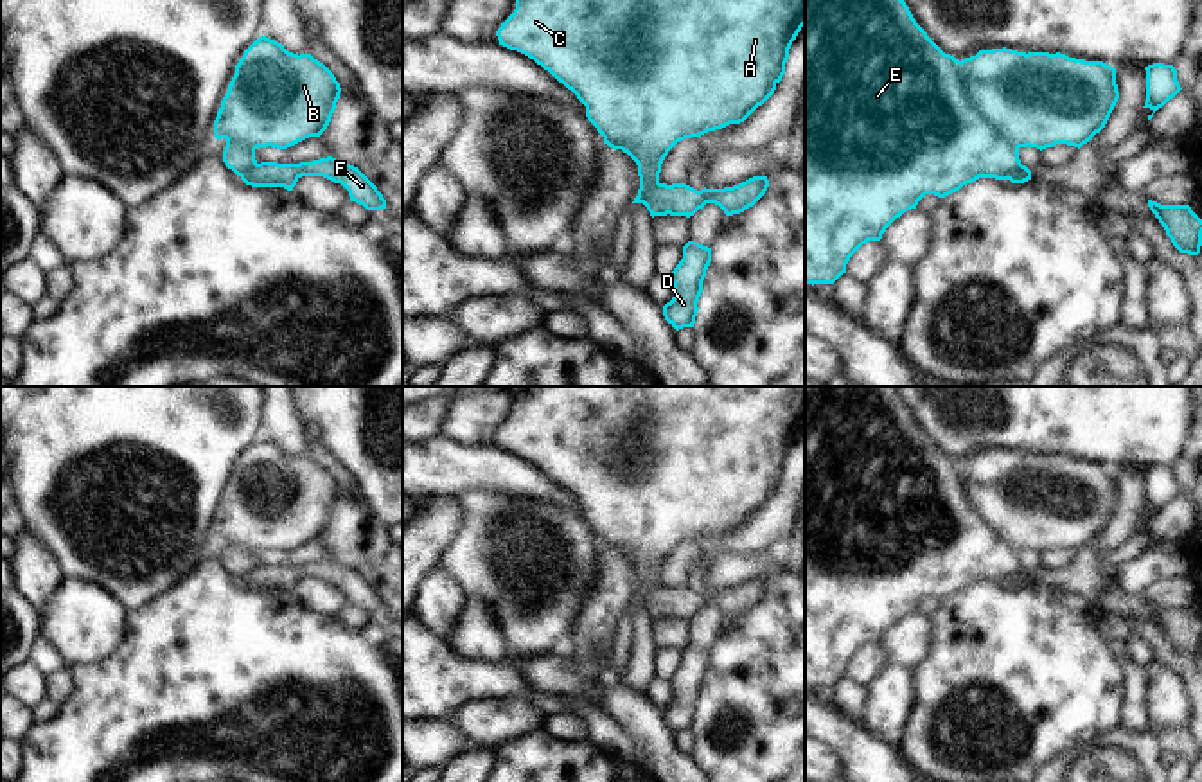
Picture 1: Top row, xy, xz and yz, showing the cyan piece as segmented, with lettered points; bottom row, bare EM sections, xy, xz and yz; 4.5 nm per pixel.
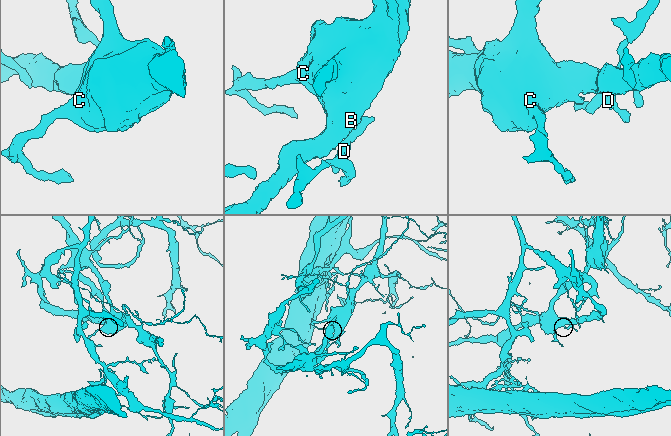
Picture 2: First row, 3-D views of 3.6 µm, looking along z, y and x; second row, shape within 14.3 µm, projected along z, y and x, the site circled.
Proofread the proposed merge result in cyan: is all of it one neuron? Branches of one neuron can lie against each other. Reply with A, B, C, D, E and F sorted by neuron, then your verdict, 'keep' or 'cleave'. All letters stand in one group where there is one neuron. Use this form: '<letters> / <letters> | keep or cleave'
A C E / B D F | cleave

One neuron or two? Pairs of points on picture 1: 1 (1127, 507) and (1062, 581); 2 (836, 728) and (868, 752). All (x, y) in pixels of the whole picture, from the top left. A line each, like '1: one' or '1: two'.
1: one
2: one

